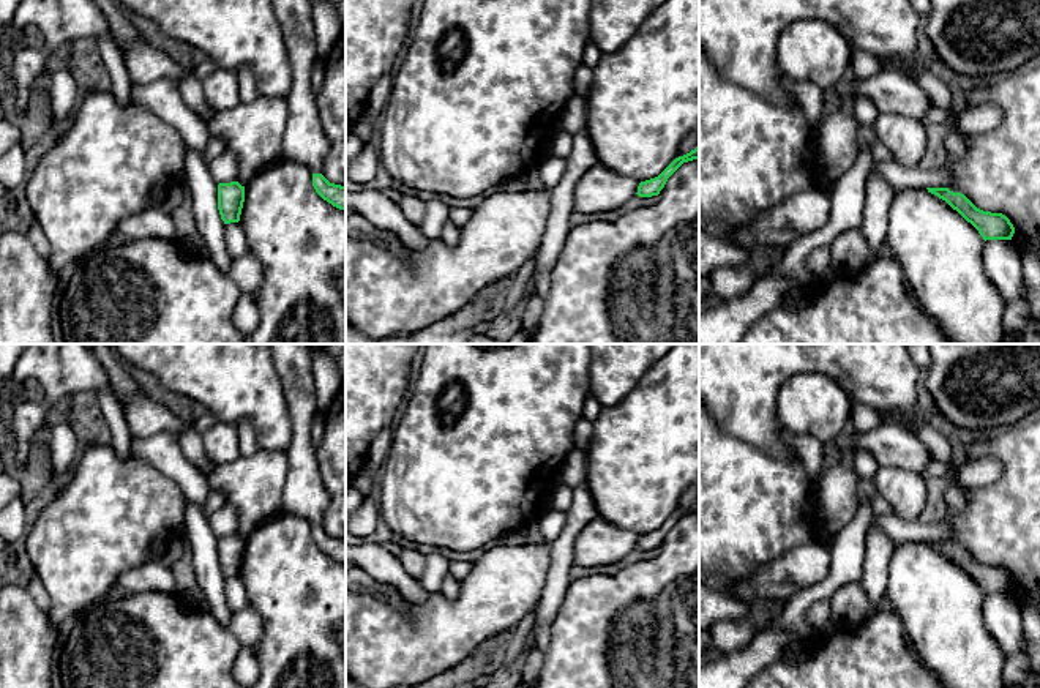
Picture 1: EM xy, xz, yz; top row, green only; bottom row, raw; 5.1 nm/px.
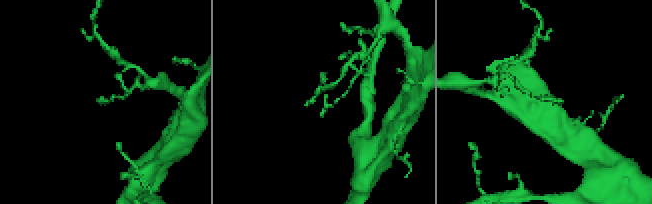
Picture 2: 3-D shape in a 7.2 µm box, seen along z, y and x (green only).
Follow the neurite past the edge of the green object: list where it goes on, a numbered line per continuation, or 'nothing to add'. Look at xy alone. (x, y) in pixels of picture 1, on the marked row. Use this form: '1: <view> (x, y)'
nothing to add

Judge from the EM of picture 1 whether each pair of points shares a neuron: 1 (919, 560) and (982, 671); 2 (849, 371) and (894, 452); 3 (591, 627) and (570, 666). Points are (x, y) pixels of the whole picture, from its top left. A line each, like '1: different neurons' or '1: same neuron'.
1: same neuron
2: different neurons
3: same neuron

